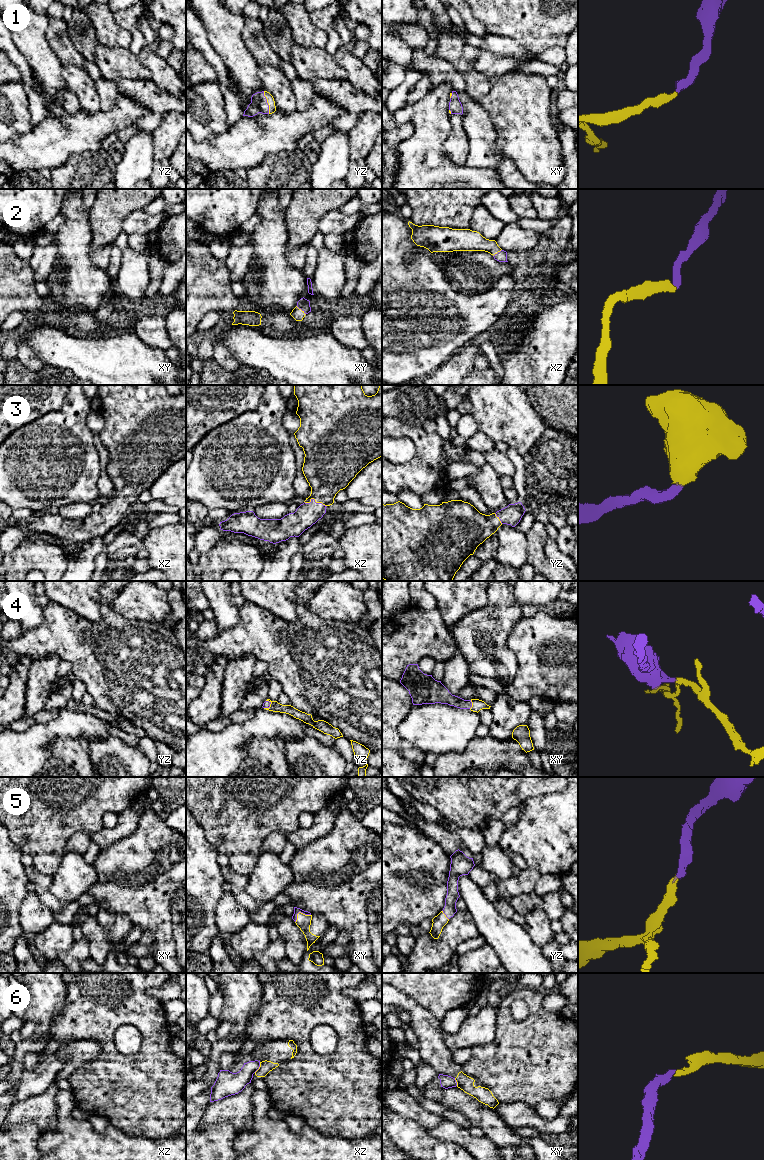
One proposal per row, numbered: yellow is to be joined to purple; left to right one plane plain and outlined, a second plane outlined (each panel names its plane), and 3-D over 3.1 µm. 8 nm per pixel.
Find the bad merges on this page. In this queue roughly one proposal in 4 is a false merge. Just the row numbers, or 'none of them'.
6

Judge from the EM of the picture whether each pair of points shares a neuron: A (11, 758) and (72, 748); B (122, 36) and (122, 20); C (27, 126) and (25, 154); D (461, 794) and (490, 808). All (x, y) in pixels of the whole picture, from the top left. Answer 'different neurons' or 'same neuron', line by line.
A: different neurons
B: different neurons
C: different neurons
D: same neuron

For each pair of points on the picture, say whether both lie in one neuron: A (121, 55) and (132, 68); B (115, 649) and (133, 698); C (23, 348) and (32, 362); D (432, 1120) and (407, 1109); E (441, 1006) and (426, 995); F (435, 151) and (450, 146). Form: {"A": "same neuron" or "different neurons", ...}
{"A": "same neuron", "B": "same neuron", "C": "same neuron", "D": "same neuron", "E": "same neuron", "F": "different neurons"}

